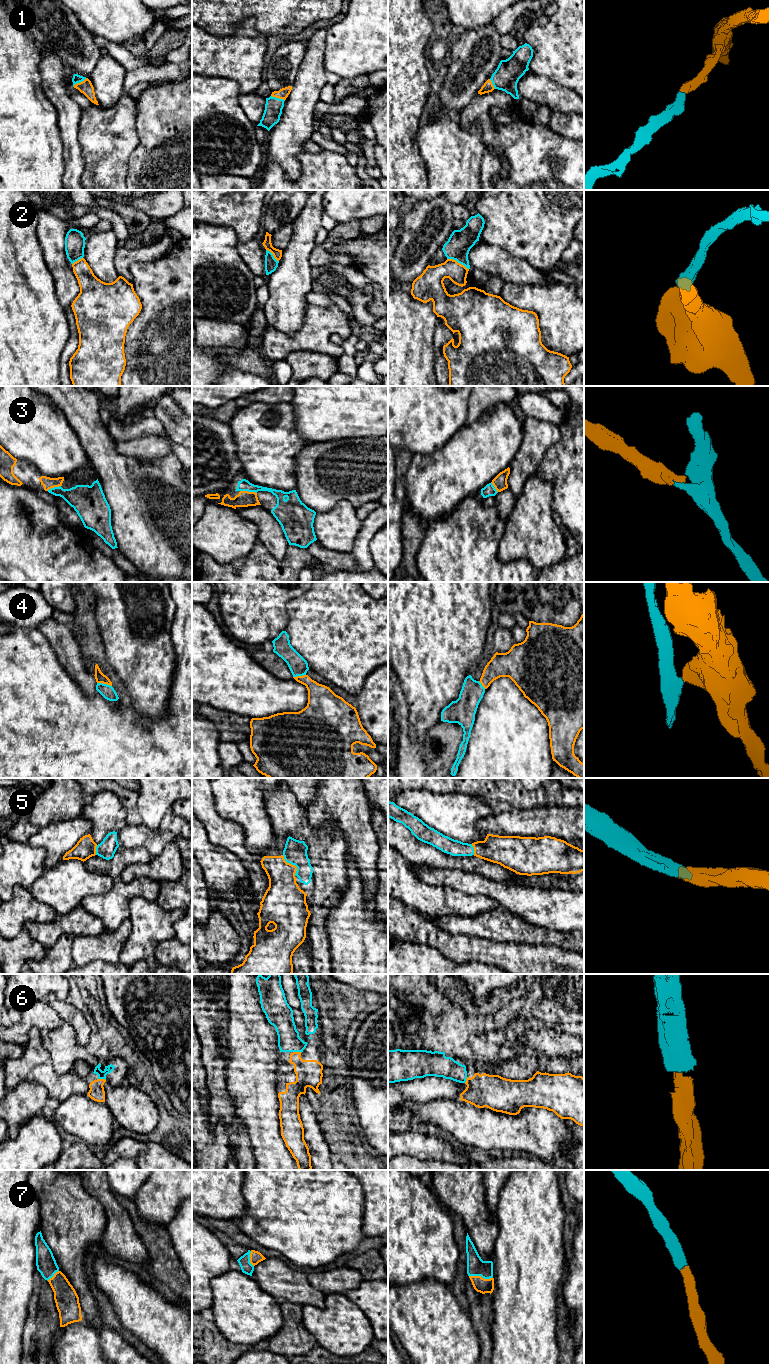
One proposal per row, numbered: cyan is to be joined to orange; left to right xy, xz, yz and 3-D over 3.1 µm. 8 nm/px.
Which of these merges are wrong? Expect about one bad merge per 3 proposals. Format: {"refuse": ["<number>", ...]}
{"refuse": ["2", "4"]}

